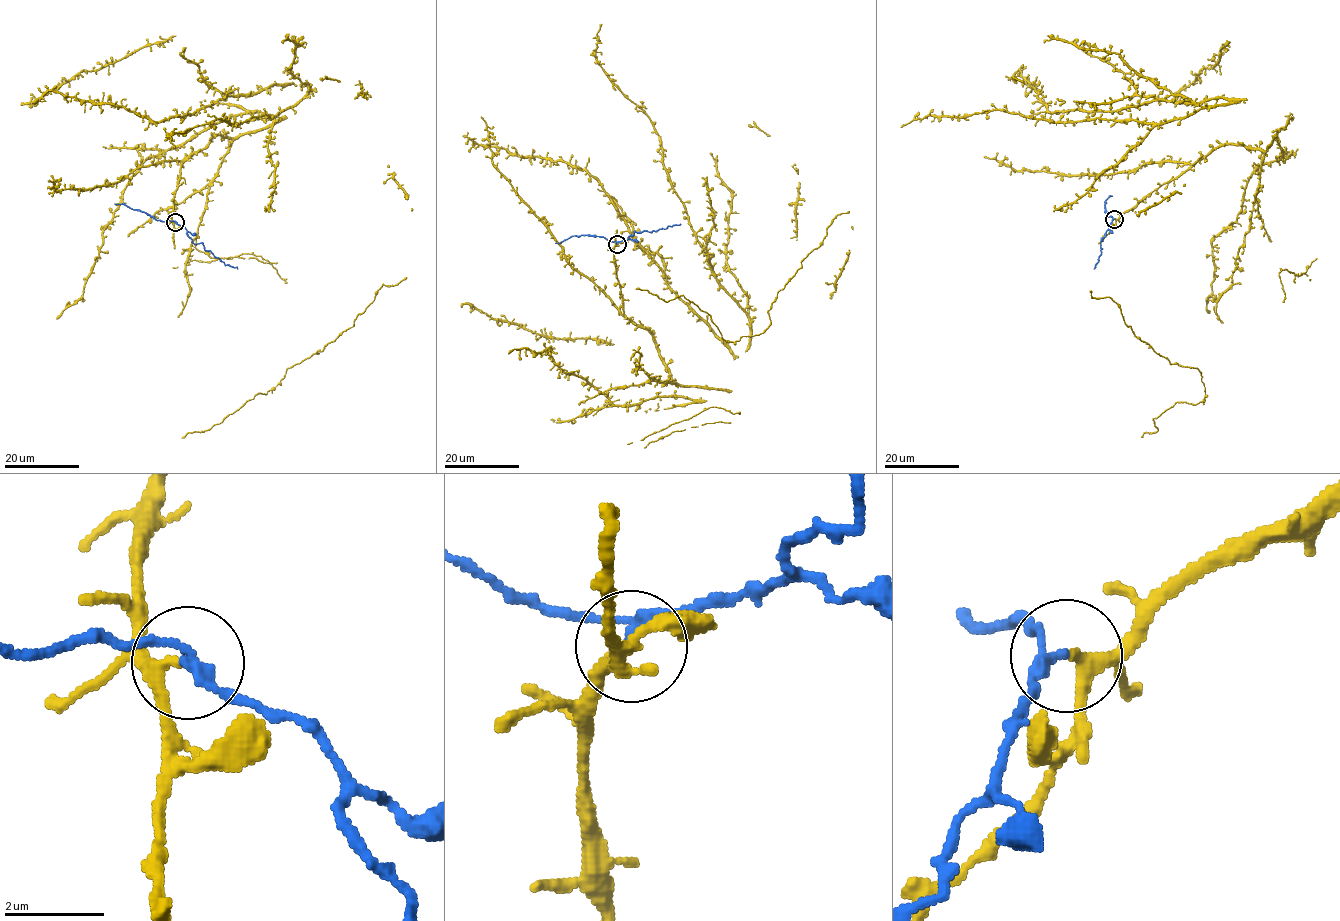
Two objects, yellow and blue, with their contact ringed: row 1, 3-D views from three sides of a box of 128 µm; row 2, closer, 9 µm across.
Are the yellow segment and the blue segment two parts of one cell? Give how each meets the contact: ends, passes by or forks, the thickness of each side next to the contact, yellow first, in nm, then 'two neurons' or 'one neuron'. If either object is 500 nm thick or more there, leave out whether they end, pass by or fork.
yellow passes by; blue passes by; calibres 200 and 180 nm; two neurons

